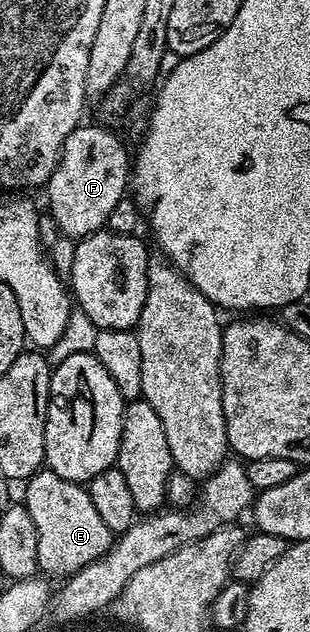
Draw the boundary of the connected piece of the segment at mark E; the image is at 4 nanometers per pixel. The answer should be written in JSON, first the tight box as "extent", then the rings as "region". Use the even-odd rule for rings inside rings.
{"extent":[22,468,114,575],"region":[[[41,468],[27,479],[22,504],[30,512],[30,520],[34,520],[34,528],[38,532],[38,564],[45,575],[77,574],[84,566],[96,562],[112,549],[114,535],[110,528],[98,517],[98,512],[90,500],[87,489],[81,483],[62,480],[53,470]]]}

